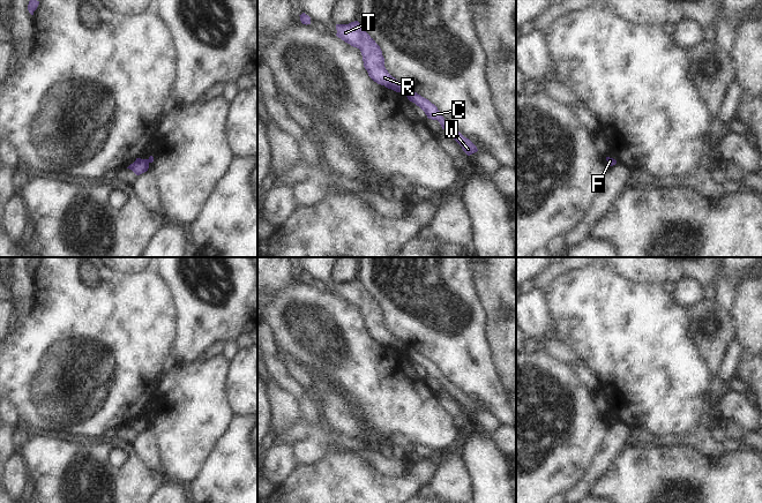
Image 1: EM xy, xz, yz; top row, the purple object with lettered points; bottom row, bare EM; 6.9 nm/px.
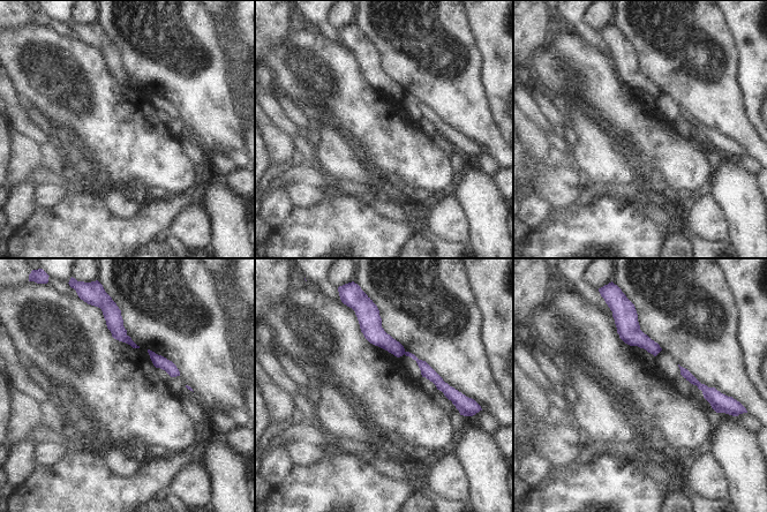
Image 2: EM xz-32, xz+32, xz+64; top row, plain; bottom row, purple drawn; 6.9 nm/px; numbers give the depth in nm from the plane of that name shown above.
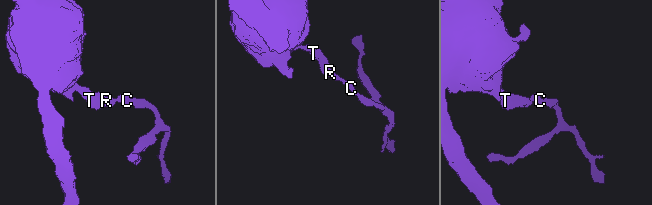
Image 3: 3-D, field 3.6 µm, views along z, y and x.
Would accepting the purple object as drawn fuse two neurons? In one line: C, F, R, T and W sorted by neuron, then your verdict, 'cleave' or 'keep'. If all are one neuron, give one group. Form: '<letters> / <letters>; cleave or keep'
C F W / R T; cleave

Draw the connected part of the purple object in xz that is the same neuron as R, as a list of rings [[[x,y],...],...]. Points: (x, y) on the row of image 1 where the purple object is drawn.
[[[358,22],[349,24],[336,24],[336,36],[360,50],[364,61],[364,67],[368,76],[378,84],[384,85],[396,92],[405,92],[408,87],[393,77],[384,67],[384,58],[380,46],[375,40],[364,30]]]

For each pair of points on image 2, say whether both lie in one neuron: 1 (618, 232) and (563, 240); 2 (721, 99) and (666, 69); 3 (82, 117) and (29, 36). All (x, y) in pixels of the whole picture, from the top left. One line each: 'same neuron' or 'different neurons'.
1: same neuron
2: same neuron
3: same neuron

